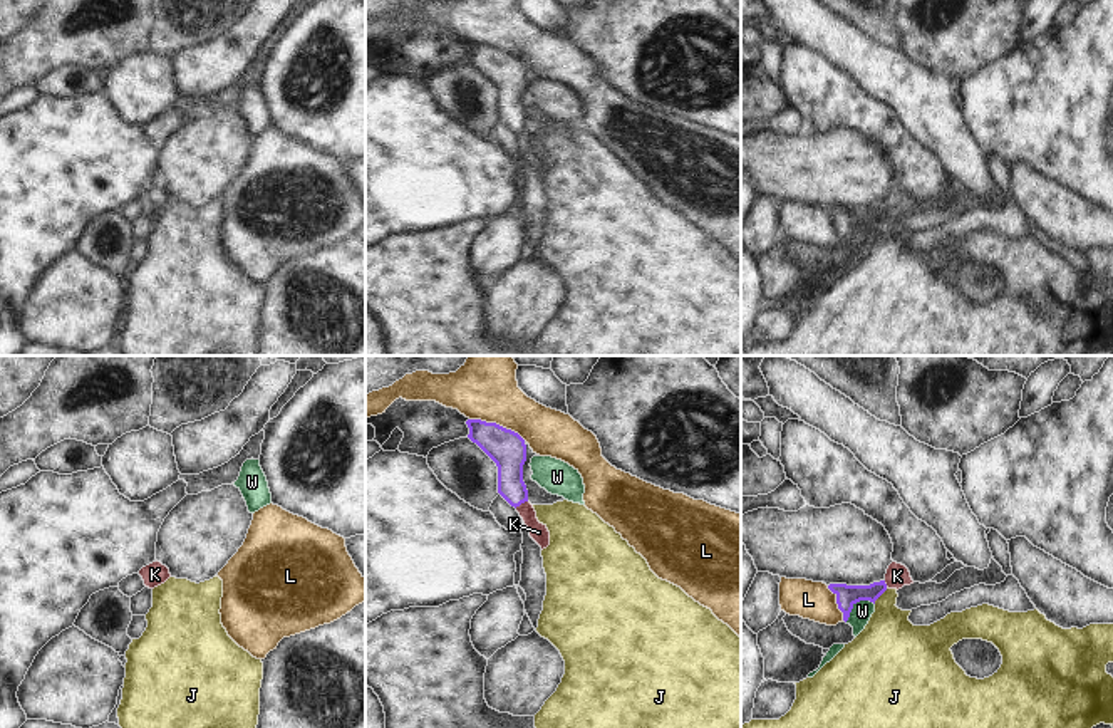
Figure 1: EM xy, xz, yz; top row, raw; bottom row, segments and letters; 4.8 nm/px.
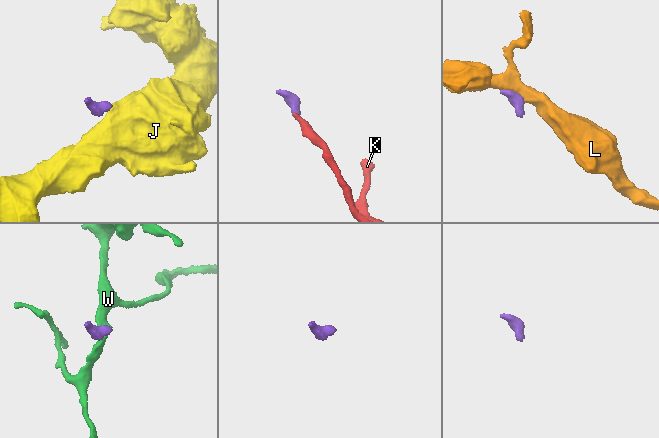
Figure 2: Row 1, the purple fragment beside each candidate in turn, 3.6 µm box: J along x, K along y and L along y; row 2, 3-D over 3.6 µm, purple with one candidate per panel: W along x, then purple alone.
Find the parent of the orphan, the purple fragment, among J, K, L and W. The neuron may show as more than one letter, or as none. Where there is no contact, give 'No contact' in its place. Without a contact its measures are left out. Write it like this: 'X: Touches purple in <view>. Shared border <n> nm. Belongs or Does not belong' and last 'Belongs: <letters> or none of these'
J: Touches purple in yz. Shared border 100 nm. Does not belong
K: Touches purple in xz. Shared border 70 nm. Belongs
L: Touches purple in xz. Shared border 300 nm. Does not belong
W: Touches purple in yz. Shared border 170 nm. Does not belong
Belongs: K

